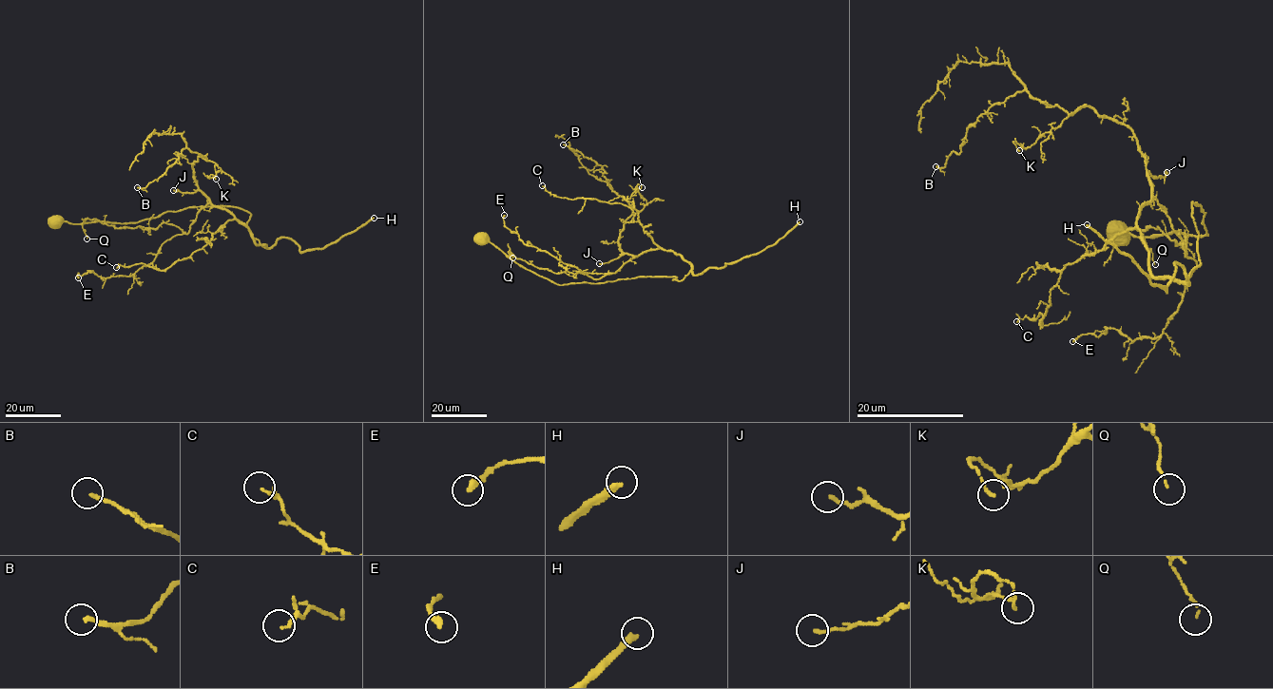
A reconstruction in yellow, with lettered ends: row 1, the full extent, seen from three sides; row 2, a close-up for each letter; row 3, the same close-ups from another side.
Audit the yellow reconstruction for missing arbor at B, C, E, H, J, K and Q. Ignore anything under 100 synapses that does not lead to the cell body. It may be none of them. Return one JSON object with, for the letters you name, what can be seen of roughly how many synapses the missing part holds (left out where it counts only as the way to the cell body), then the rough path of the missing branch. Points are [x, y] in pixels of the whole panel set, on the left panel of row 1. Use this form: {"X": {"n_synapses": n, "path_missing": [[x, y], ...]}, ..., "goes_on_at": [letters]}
{"H": {"n_synapses": 400, "path_missing": [[374, 218], [402, 192], [402, 181], [372, 142], [277, 85], [280, 77], [318, 66], [304, 59]]}, "goes_on_at": ["H"]}

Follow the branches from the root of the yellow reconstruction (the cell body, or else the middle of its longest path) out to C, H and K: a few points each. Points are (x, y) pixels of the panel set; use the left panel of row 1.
C: (54, 220), (127, 223), (235, 206), (250, 214), (248, 230), (265, 245), (229, 220), (163, 269), (116, 267)
H: (54, 220), (127, 223), (235, 206), (250, 214), (247, 227), (262, 246), (290, 238), (306, 251), (374, 218)
K: (54, 220), (127, 223), (235, 206), (264, 246), (199, 188), (199, 156), (221, 168), (216, 179)

